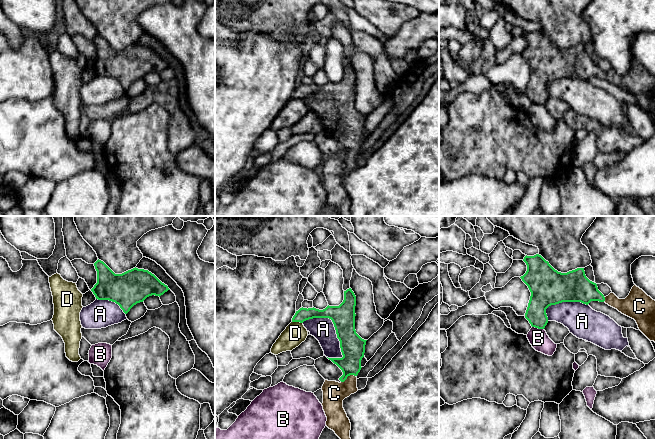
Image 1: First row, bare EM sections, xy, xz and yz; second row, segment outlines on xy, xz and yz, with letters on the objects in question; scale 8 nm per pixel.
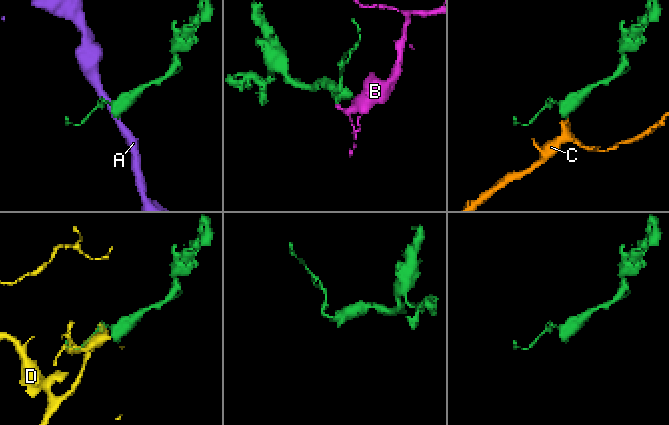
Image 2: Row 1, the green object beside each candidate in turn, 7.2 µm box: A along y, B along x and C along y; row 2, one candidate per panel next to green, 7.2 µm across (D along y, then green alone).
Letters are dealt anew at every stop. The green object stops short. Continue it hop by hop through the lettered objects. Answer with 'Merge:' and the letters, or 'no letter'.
Merge: C

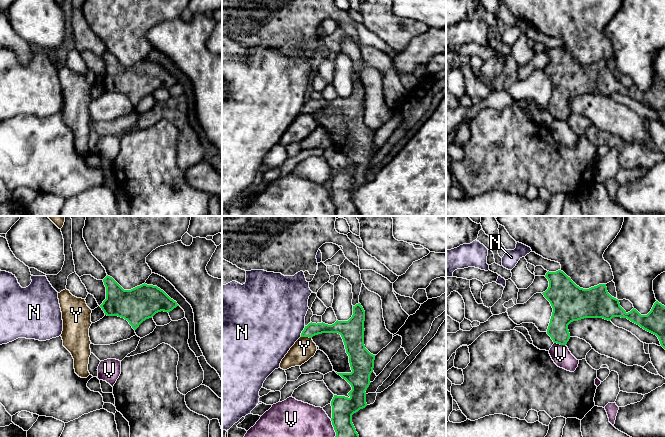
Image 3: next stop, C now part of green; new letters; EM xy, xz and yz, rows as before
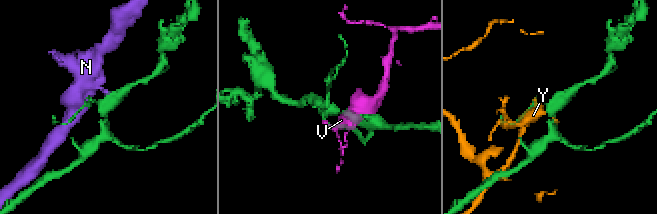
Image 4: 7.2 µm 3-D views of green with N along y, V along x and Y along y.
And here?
Merge: no letter

